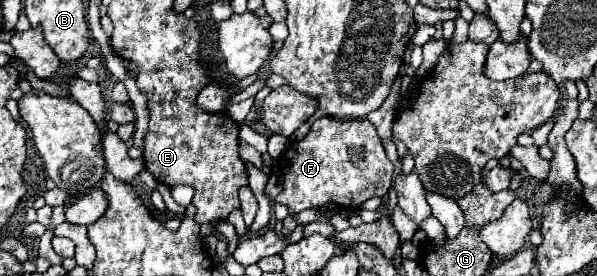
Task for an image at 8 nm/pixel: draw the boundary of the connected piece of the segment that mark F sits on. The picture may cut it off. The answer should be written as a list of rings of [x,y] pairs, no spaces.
[[[323,116],[315,120],[309,134],[285,150],[279,166],[283,192],[275,202],[285,204],[291,214],[311,206],[319,208],[327,202],[359,208],[363,200],[385,196],[393,178],[393,164],[385,154],[375,126],[367,118],[341,122],[331,116]]]

